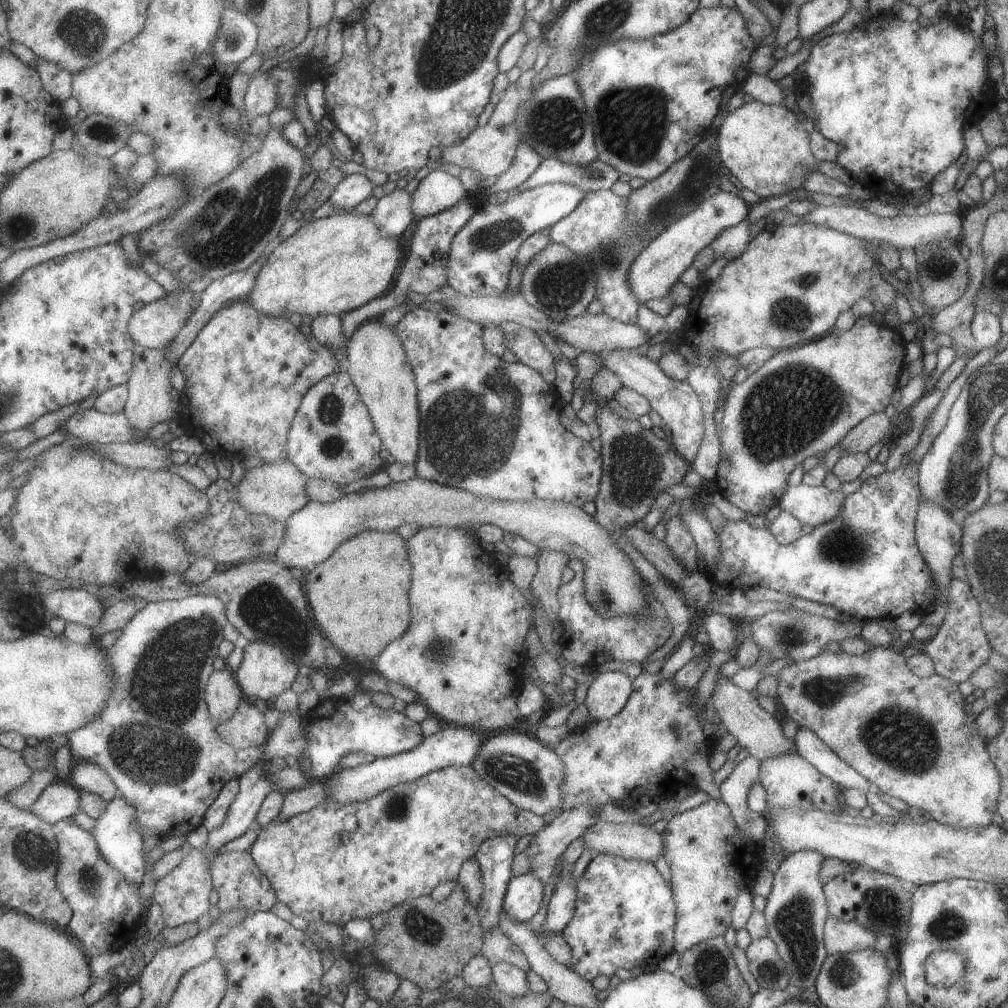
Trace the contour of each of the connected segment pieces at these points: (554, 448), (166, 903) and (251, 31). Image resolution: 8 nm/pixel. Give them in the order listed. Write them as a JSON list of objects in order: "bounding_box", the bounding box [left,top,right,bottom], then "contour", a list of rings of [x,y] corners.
[{"bounding_box":[396,307,603,507],"contour":[[[416,307],[407,313],[396,326],[400,338],[403,339],[404,346],[407,347],[408,356],[410,356],[412,366],[414,366],[420,388],[423,433],[421,434],[422,448],[420,450],[420,460],[417,464],[417,470],[423,479],[504,501],[536,501],[542,499],[552,502],[558,501],[576,504],[576,506],[583,507],[586,502],[590,502],[590,500],[594,501],[599,496],[603,478],[601,439],[592,438],[592,440],[586,442],[586,440],[579,438],[574,432],[570,432],[564,426],[564,422],[562,422],[562,408],[566,406],[567,402],[562,400],[558,388],[551,382],[548,382],[540,370],[532,368],[532,366],[524,364],[520,360],[517,363],[510,363],[502,360],[499,356],[494,356],[486,348],[485,326],[462,318],[462,316],[454,314],[449,310],[438,312],[424,307]]]},{"bounding_box":[154,848,215,928],"contour":[[[191,848],[180,863],[180,866],[165,876],[156,884],[154,901],[157,901],[163,909],[164,925],[176,928],[192,922],[200,923],[200,920],[212,910],[210,896],[215,890],[215,875],[210,870],[212,862],[208,854],[202,848]]]},{"bounding_box":[214,6,261,64],"contour":[[[235,6],[224,10],[222,35],[215,44],[214,58],[220,64],[244,62],[260,50],[261,28],[249,14]]]}]

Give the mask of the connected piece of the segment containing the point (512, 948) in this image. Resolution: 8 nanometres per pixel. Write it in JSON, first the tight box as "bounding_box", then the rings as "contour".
{"bounding_box":[483,925,533,973],"contour":[[[500,925],[496,926],[494,930],[485,931],[483,954],[491,960],[493,965],[509,962],[528,973],[533,969],[528,955]]]}

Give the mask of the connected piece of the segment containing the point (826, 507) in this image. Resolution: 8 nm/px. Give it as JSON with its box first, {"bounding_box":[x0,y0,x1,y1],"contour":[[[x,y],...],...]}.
{"bounding_box":[780,483,847,526],"contour":[[[800,483],[787,486],[780,501],[782,510],[794,514],[803,524],[822,526],[836,518],[844,506],[847,495],[826,486],[811,487]]]}

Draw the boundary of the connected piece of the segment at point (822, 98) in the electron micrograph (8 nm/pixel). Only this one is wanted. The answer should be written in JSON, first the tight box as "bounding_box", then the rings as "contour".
{"bounding_box":[803,13,990,196],"contour":[[[892,13],[873,15],[872,19],[864,20],[855,29],[848,32],[832,34],[825,37],[820,42],[816,42],[811,48],[810,56],[807,58],[803,72],[803,84],[812,100],[812,112],[816,118],[816,126],[809,125],[810,129],[815,129],[822,133],[822,136],[832,142],[836,142],[838,147],[838,159],[836,163],[843,166],[855,180],[861,183],[870,191],[877,194],[895,194],[904,196],[916,193],[922,188],[928,189],[932,184],[936,174],[948,168],[952,162],[966,150],[963,130],[966,124],[977,124],[979,120],[990,110],[988,108],[988,60],[986,60],[986,48],[982,44],[982,37],[974,36],[970,30],[969,21],[955,19],[949,14],[944,15],[938,24],[930,26],[920,26],[916,22],[902,22]]]}

